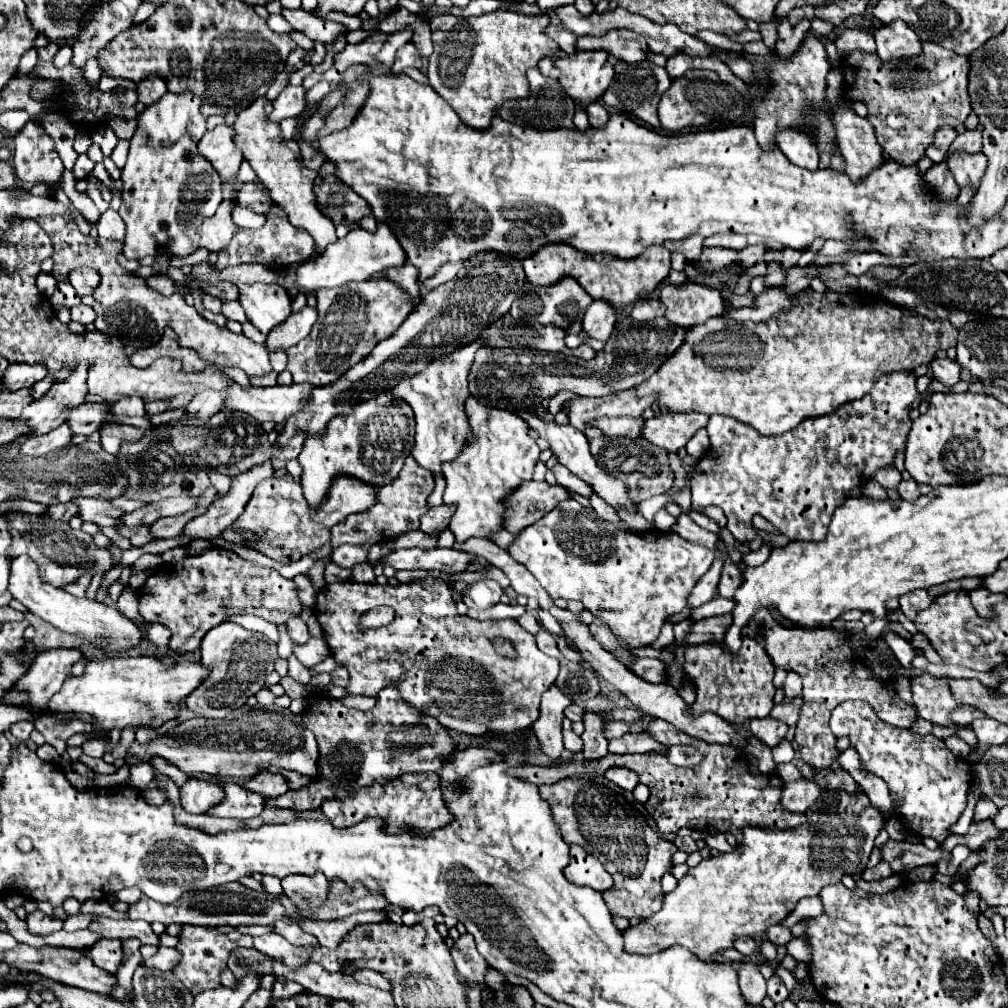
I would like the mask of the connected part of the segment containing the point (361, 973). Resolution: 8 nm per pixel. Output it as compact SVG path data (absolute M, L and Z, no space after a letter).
M358 969L358 971L354 971L352 977L354 977L358 983L374 985L374 987L378 987L378 989L386 989L386 991L390 991L390 983L388 983L388 979L384 979L380 973L376 973L376 971L372 971L372 969Z

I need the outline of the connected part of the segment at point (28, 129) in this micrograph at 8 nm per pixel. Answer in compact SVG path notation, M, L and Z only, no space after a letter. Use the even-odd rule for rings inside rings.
M30 119L16 133L12 165L18 179L30 185L54 185L64 169L54 139L44 131L40 123L36 123L36 119Z

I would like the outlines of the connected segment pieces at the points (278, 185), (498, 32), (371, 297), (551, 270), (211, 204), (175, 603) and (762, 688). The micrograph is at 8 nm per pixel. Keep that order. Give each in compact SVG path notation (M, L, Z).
M260 97L250 107L246 107L244 111L238 113L238 117L234 121L236 145L240 145L240 151L250 161L250 165L256 171L256 175L260 177L260 181L264 185L268 185L272 201L276 201L276 205L280 205L286 211L290 223L306 229L314 237L316 245L320 249L324 249L328 243L336 241L336 235L334 235L334 223L328 217L324 217L316 207L312 183L318 173L304 167L298 143L294 139L284 141L280 137L278 123L266 121L268 111L270 111L270 101L266 97Z
M494 11L480 17L454 17L454 15L440 15L430 19L432 27L432 43L434 53L430 55L428 65L428 79L434 91L456 111L456 115L474 129L488 129L496 111L506 101L522 101L530 93L530 83L526 71L538 67L538 61L544 57L558 59L566 55L560 45L544 33L544 27L550 23L548 15L520 15L514 11Z
M386 277L368 279L364 283L348 283L336 289L318 289L316 297L316 325L304 341L286 351L288 371L292 373L294 383L328 385L336 381L352 365L356 365L356 361L368 357L378 341L388 339L414 309L414 299Z
M546 245L544 249L538 249L532 257L524 259L524 273L526 279L532 285L540 285L540 287L548 287L554 285L556 281L566 277L576 279L584 291L588 291L588 295L592 299L600 299L606 301L608 305L612 305L616 311L626 311L630 307L634 307L638 301L650 299L652 291L660 285L660 281L664 281L664 277L670 271L670 253L656 245L652 249L646 250L635 259L618 259L609 253L597 253L594 255L586 255L576 251L570 245Z
M166 93L138 115L138 127L130 139L130 153L122 169L124 189L118 211L126 223L122 249L126 259L192 255L198 249L200 223L212 217L222 201L222 181L196 149L206 129L200 105L200 97L192 93Z
M218 547L200 557L186 557L184 561L178 561L176 565L166 563L166 565L154 569L150 573L150 577L146 579L146 583L140 587L138 597L140 597L140 615L144 619L156 621L172 631L168 647L174 653L196 651L200 647L200 639L204 637L204 633L208 633L208 629L224 623L230 615L248 613L248 615L258 615L274 625L282 625L292 617L300 617L300 613L304 611L300 597L298 597L296 583L292 579L282 577L276 569L248 563L240 555L236 555L232 549L224 549L224 547Z
M744 637L742 647L738 655L730 655L728 649L724 649L718 643L702 643L702 645L690 645L686 649L686 661L684 671L690 675L694 687L696 687L696 701L688 705L686 715L698 717L706 711L716 713L724 721L732 725L744 725L750 719L768 717L770 709L774 707L774 665L770 657L766 655L762 643L756 639Z

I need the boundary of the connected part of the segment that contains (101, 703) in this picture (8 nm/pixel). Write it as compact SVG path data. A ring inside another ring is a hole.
M140 655L140 657L106 657L106 659L94 659L86 665L86 673L80 677L68 677L62 685L62 691L58 691L50 701L48 701L48 709L52 709L52 713L70 713L70 711L78 711L78 713L88 713L92 717L96 717L96 725L84 725L84 721L56 721L56 717L40 717L40 721L34 721L34 727L44 735L46 743L50 743L60 755L66 751L66 739L74 733L82 733L88 729L104 729L104 731L112 731L112 729L124 729L124 727L140 727L140 725L148 725L148 727L160 727L162 723L166 723L168 719L178 717L176 705L190 695L200 683L202 679L208 675L208 669L202 667L200 663L176 663L176 665L164 665L154 657L148 655Z

